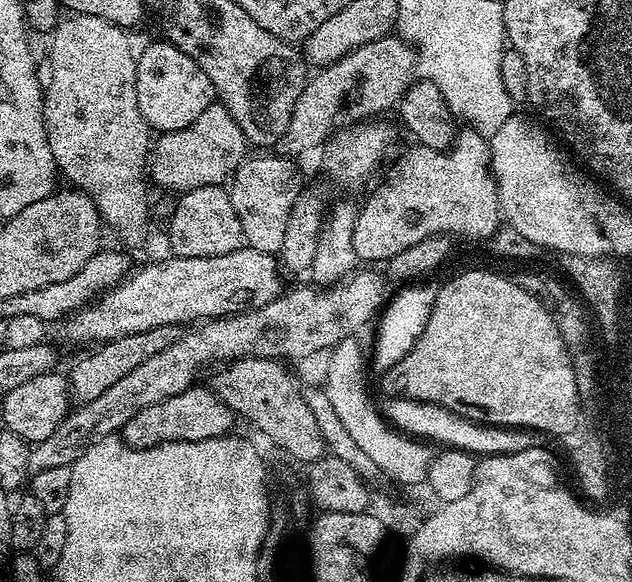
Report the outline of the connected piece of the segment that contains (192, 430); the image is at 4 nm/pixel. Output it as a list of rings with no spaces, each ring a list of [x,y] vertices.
[[[193,386],[174,398],[154,402],[154,406],[146,406],[146,410],[138,410],[138,414],[134,414],[134,418],[130,418],[130,422],[126,422],[126,426],[122,430],[124,443],[132,448],[153,448],[159,444],[169,444],[170,442],[202,442],[206,438],[229,435],[233,431],[234,413],[228,409],[226,402],[222,402],[222,398],[216,396],[211,387],[200,387]]]

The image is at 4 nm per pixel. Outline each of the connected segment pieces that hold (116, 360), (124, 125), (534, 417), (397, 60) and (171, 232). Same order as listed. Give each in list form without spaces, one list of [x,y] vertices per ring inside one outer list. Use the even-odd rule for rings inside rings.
[[[167,324],[166,326],[154,326],[154,330],[114,338],[93,347],[89,351],[92,353],[82,357],[73,366],[72,372],[67,373],[71,399],[77,405],[94,402],[94,398],[98,398],[98,394],[106,394],[106,390],[110,390],[110,386],[114,386],[114,382],[118,382],[123,376],[130,374],[130,370],[135,370],[142,362],[146,362],[146,358],[166,350],[166,346],[174,346],[174,342],[178,342],[181,335],[181,325]]]
[[[72,14],[61,19],[52,33],[52,44],[46,57],[47,63],[52,63],[52,73],[48,80],[46,76],[44,125],[59,175],[63,179],[65,176],[73,189],[90,197],[107,227],[109,224],[126,243],[136,244],[144,236],[144,227],[150,224],[150,184],[146,179],[150,129],[138,106],[137,53],[132,52],[128,36],[125,29],[106,22],[106,18]]]
[[[472,268],[469,272],[464,272],[461,276],[446,281],[441,288],[439,286],[435,289],[432,309],[424,320],[424,329],[418,335],[413,348],[379,377],[381,393],[385,397],[400,397],[402,399],[416,399],[418,402],[434,403],[437,409],[444,411],[445,408],[448,412],[456,412],[452,414],[457,417],[474,420],[481,424],[495,424],[506,428],[522,429],[528,424],[537,424],[537,426],[551,426],[552,432],[556,432],[560,428],[560,424],[568,424],[568,406],[566,406],[568,404],[568,384],[573,384],[575,381],[571,358],[564,347],[559,328],[538,297],[528,293],[526,289],[517,284],[515,279],[507,280],[506,277],[499,276],[496,272],[487,272],[484,268]]]
[[[389,34],[358,46],[358,50],[338,58],[338,62],[330,66],[319,69],[315,73],[316,77],[313,75],[307,81],[293,108],[293,116],[282,139],[283,146],[289,148],[289,153],[304,152],[307,148],[318,147],[320,143],[321,147],[329,139],[333,131],[332,123],[335,122],[347,96],[352,100],[364,100],[368,96],[368,108],[372,112],[395,109],[408,85],[413,83],[412,71],[415,73],[417,68],[417,49],[407,40],[401,40],[399,35]]]
[[[219,184],[183,193],[176,200],[176,209],[166,225],[166,231],[172,256],[214,258],[245,247],[242,222],[238,222],[238,214],[234,214],[234,202],[230,202],[228,188]]]

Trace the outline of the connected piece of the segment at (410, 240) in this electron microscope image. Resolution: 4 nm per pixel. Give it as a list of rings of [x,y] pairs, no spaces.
[[[464,130],[457,135],[455,144],[447,152],[439,152],[421,145],[418,149],[418,164],[410,164],[416,174],[385,175],[382,184],[368,196],[368,201],[356,213],[354,222],[354,254],[357,261],[381,260],[387,262],[394,254],[402,254],[406,246],[414,246],[414,242],[422,242],[422,238],[431,236],[451,236],[464,240],[480,240],[487,242],[501,227],[502,213],[500,199],[496,189],[496,178],[492,174],[492,149],[489,141],[480,133]]]

